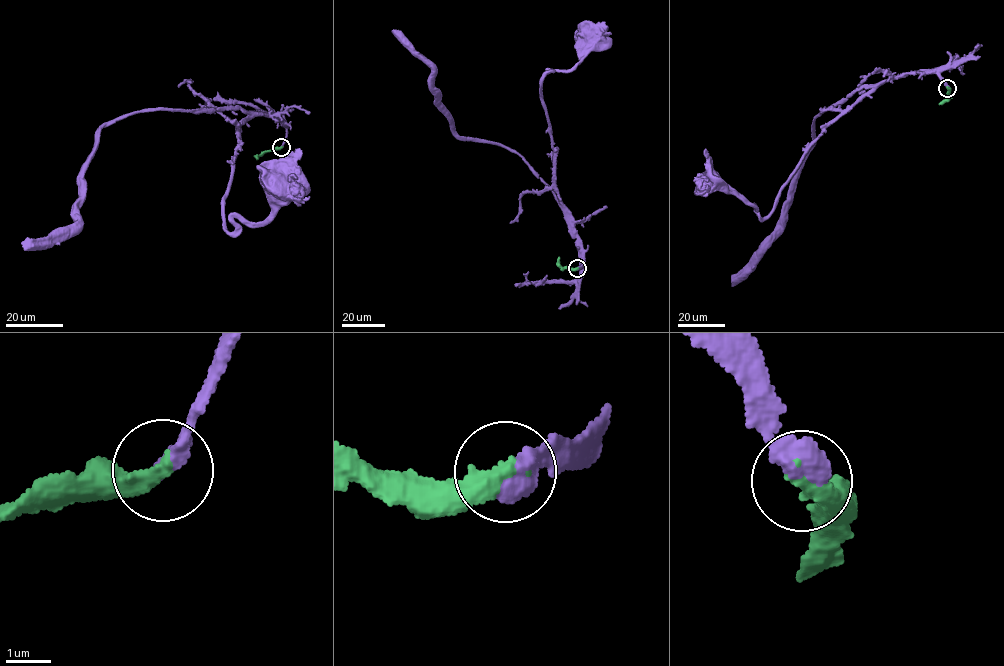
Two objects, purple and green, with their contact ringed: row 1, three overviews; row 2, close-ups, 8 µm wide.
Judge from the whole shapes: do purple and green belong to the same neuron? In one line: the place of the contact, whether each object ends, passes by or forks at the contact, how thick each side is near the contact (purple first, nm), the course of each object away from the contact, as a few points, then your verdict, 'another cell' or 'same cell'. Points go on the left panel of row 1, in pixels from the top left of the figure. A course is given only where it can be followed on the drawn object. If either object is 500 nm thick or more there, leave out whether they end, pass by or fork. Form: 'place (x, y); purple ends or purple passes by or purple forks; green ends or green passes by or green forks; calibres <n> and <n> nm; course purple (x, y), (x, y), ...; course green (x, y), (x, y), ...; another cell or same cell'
place (281, 147); calibres 550 and 400 nm; course purple (281, 148), (279, 118), (260, 113), (240, 124), (224, 228), (233, 233), (234, 216), (264, 221), (281, 186); course green (281, 148), (257, 155), (257, 158); same cell

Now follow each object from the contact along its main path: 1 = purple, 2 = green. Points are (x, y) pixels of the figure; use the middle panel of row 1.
1: (577, 268), (582, 243), (555, 184), (540, 82), (548, 70), (578, 63), (591, 33)
2: (577, 268), (562, 268), (559, 257)

